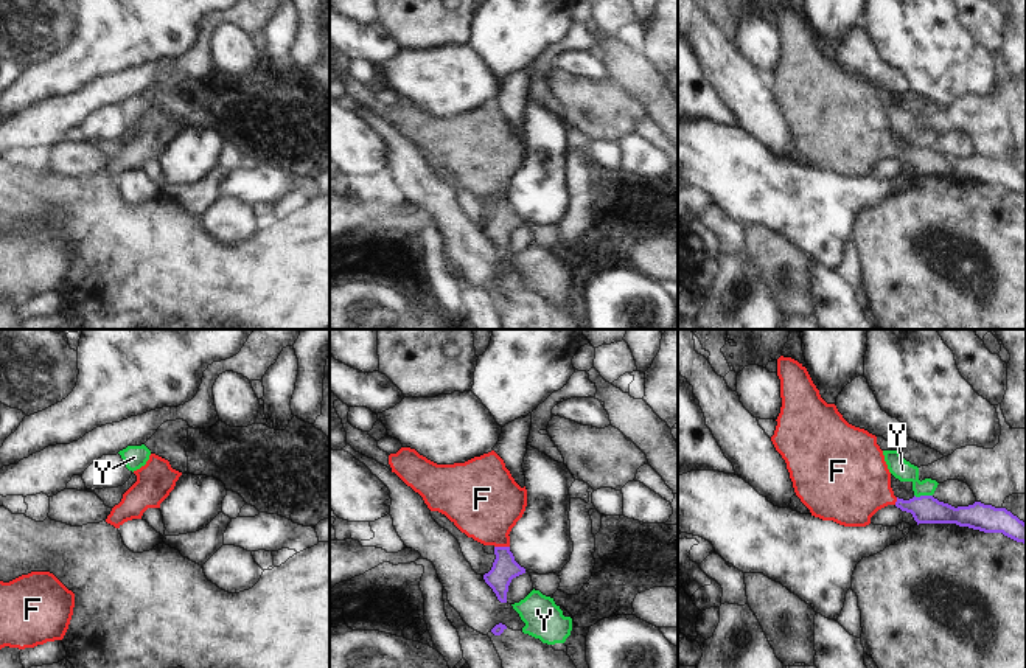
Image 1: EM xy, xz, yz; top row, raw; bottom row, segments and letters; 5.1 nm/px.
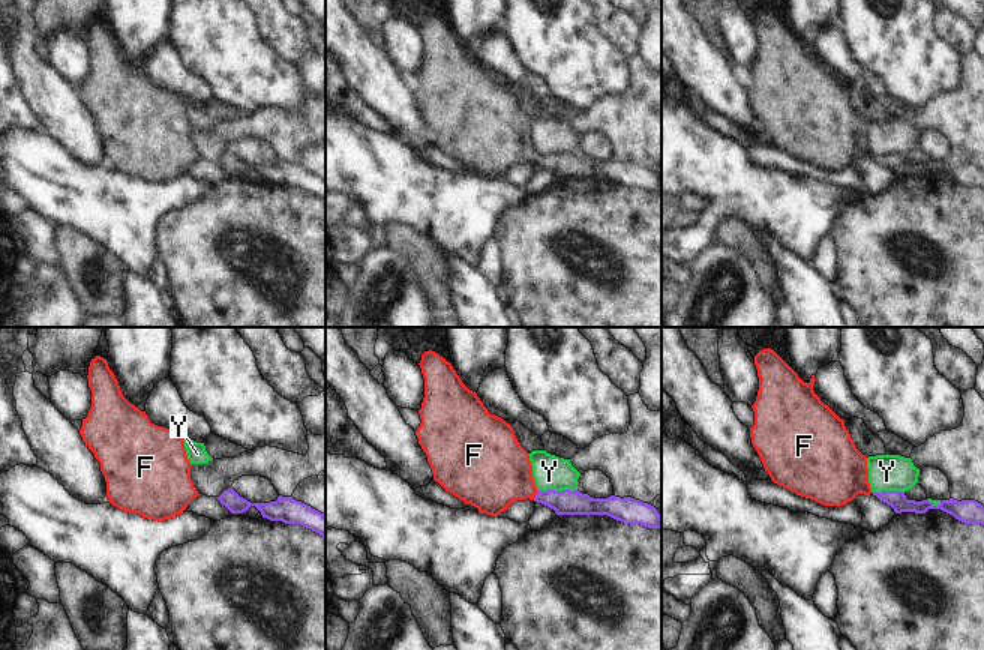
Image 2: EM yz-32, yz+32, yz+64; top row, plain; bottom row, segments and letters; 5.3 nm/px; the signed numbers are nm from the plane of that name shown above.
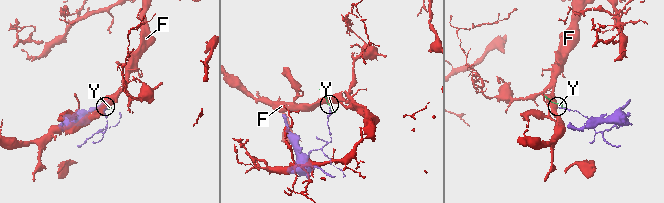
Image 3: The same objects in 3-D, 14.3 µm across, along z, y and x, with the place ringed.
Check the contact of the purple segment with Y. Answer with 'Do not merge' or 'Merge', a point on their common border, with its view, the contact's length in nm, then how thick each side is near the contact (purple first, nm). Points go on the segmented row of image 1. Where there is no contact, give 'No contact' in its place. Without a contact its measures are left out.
Do not merge. Touches purple at yz (924, 496). Shared border 100 nm. Thickness 140 nm (purple) against 110 nm

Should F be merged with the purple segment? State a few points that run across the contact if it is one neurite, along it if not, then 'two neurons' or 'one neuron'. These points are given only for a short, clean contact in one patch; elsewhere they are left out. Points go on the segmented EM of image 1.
line xz (504, 569), (502, 547), (490, 525), (485, 502); one neuron

